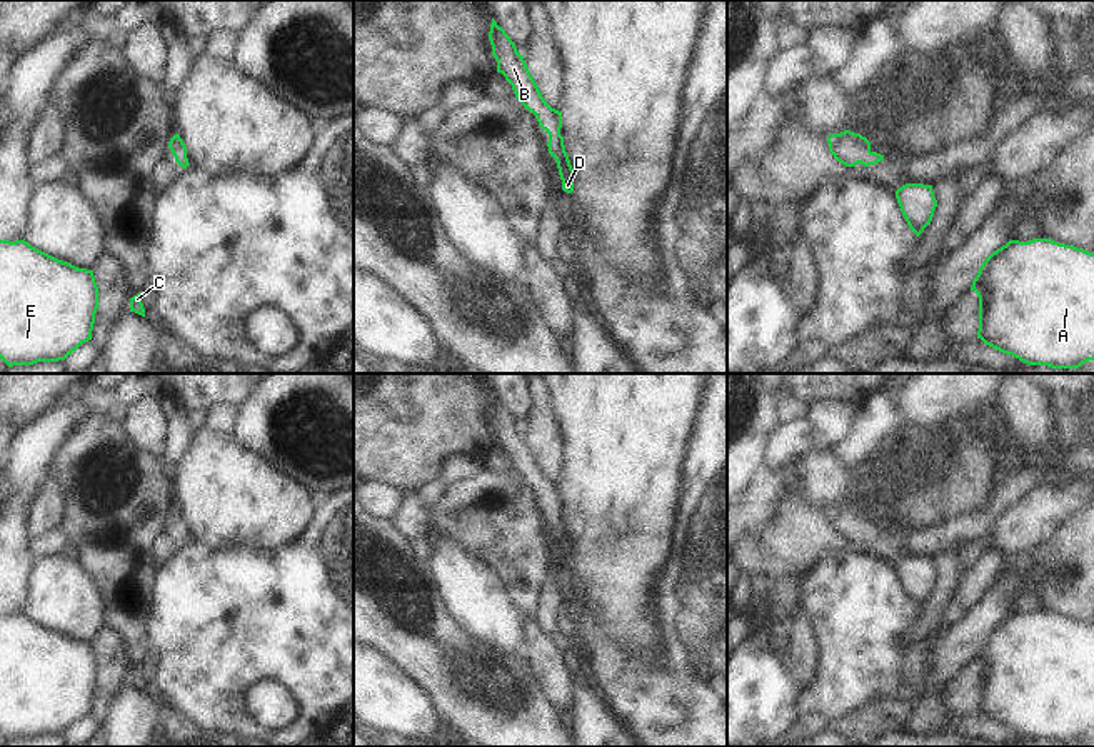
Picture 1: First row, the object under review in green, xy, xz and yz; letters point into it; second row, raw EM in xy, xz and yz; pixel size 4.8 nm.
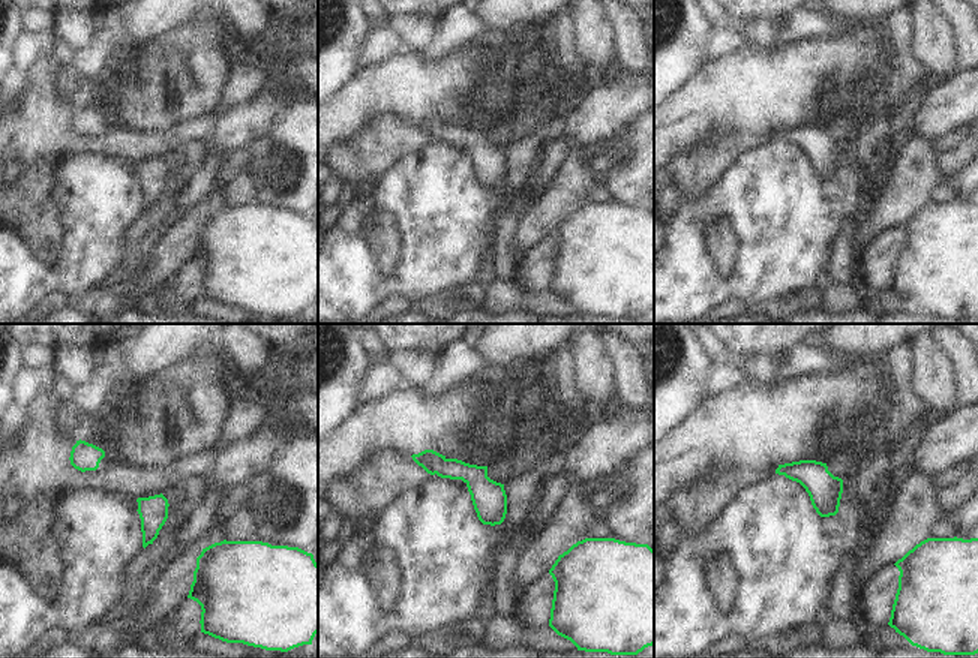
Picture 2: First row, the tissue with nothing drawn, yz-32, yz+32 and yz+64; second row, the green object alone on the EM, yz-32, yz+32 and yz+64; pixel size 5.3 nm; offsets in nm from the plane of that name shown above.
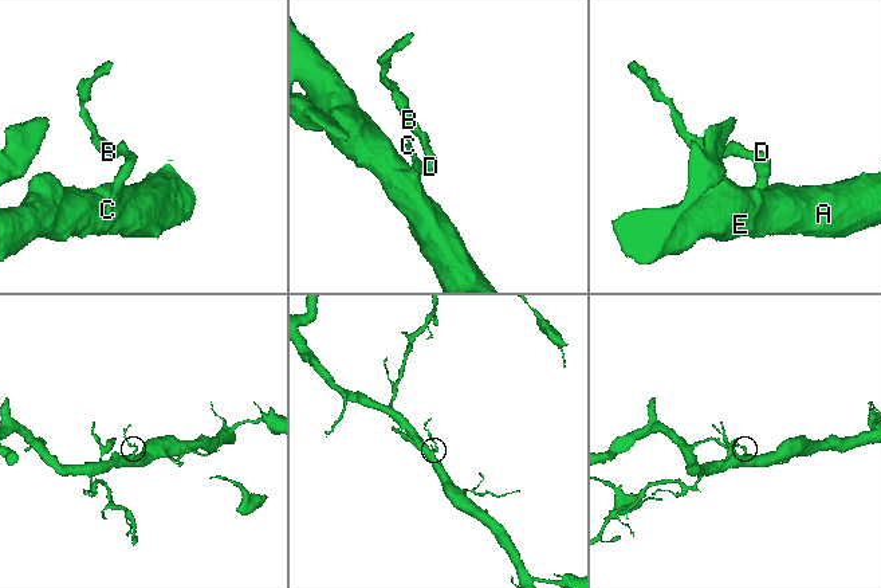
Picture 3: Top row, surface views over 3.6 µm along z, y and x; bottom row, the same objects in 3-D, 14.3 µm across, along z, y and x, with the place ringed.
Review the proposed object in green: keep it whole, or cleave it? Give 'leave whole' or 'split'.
leave whole

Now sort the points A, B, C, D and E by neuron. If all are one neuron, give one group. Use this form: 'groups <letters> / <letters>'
groups A B C D E

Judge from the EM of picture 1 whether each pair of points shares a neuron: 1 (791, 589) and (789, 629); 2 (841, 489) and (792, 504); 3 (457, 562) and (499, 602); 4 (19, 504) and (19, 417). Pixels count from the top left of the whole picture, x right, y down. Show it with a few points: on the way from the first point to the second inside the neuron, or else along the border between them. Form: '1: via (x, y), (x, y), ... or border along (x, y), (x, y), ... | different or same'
1: via (789, 599), (789, 619) | same
2: border along (802, 461), (804, 494), (826, 511) | different
3: via (467, 572), (489, 594) | same
4: border along (52, 409), (17, 432) | different

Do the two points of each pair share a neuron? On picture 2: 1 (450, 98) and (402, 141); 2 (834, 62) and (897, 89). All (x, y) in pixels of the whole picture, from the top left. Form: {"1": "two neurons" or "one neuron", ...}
{"1": "two neurons", "2": "two neurons"}

